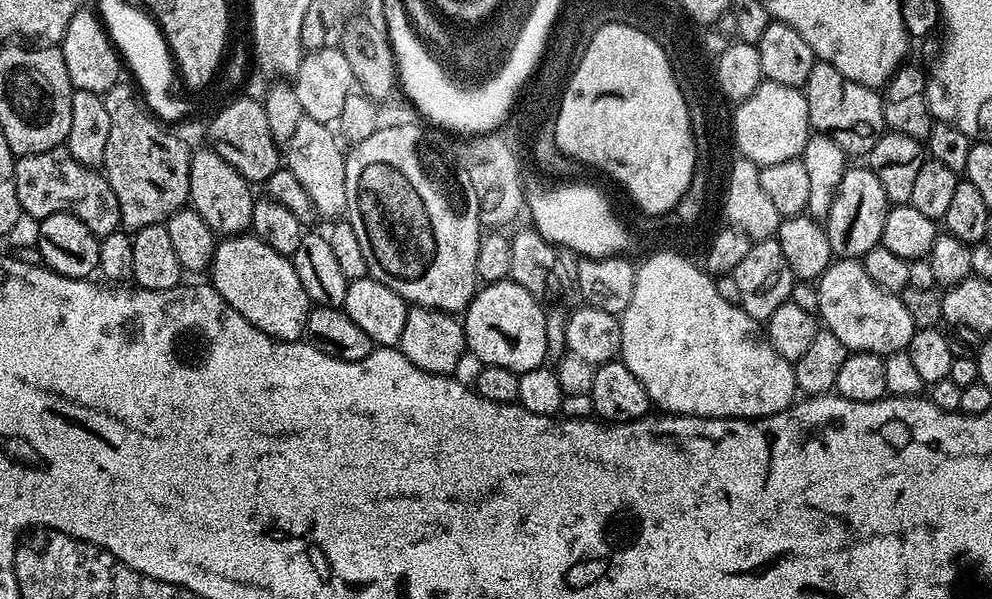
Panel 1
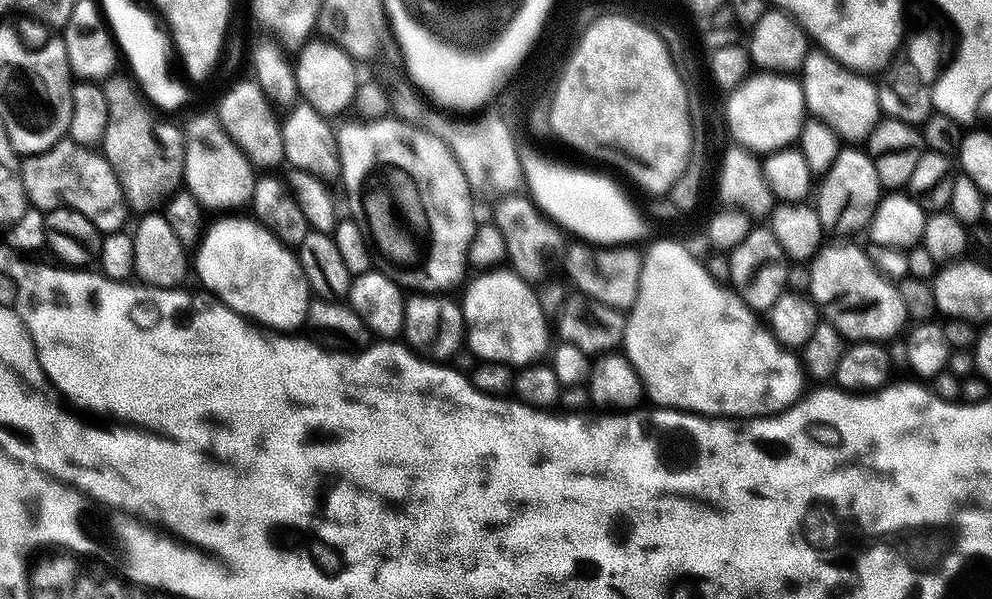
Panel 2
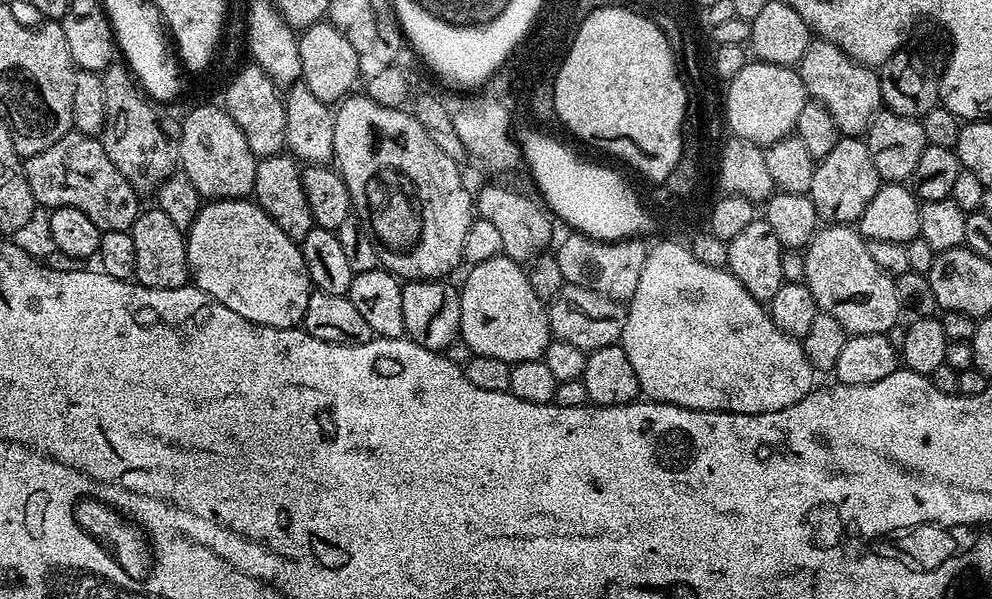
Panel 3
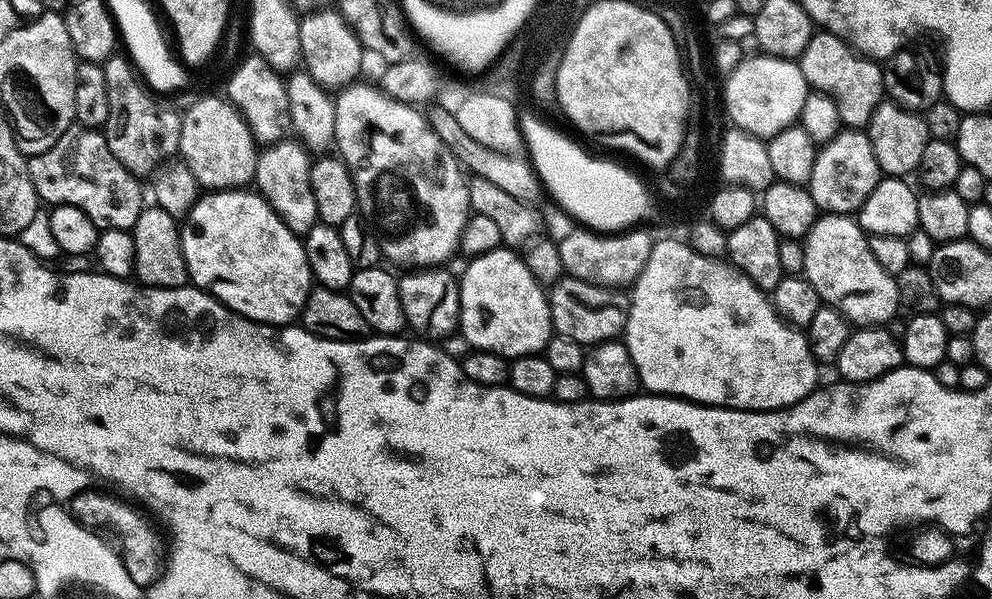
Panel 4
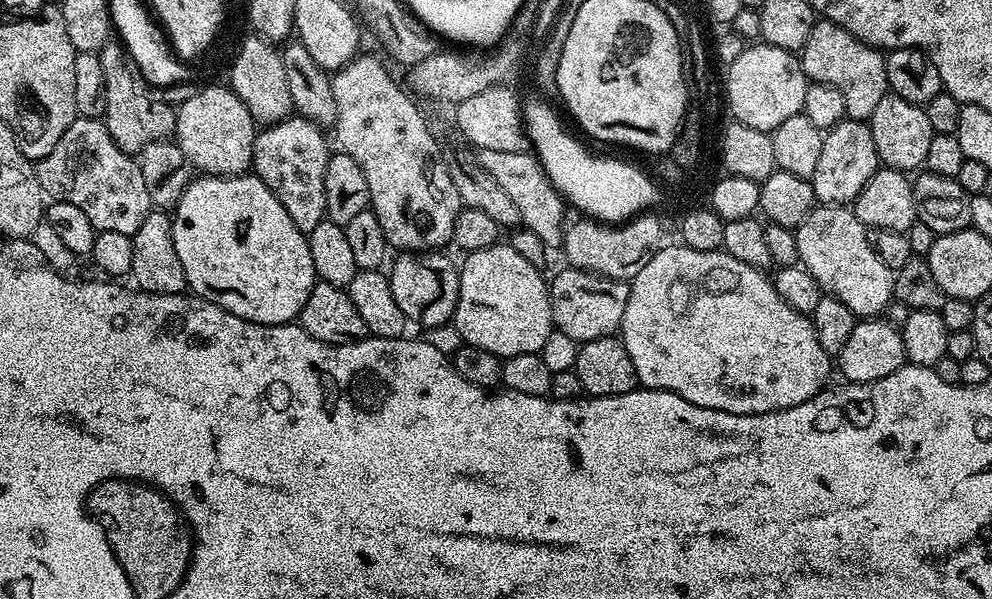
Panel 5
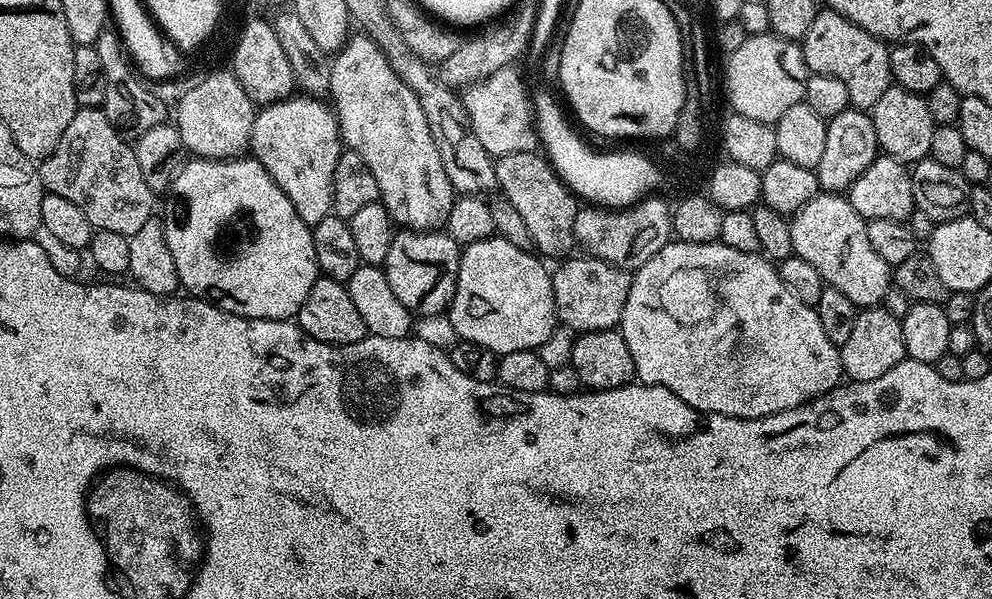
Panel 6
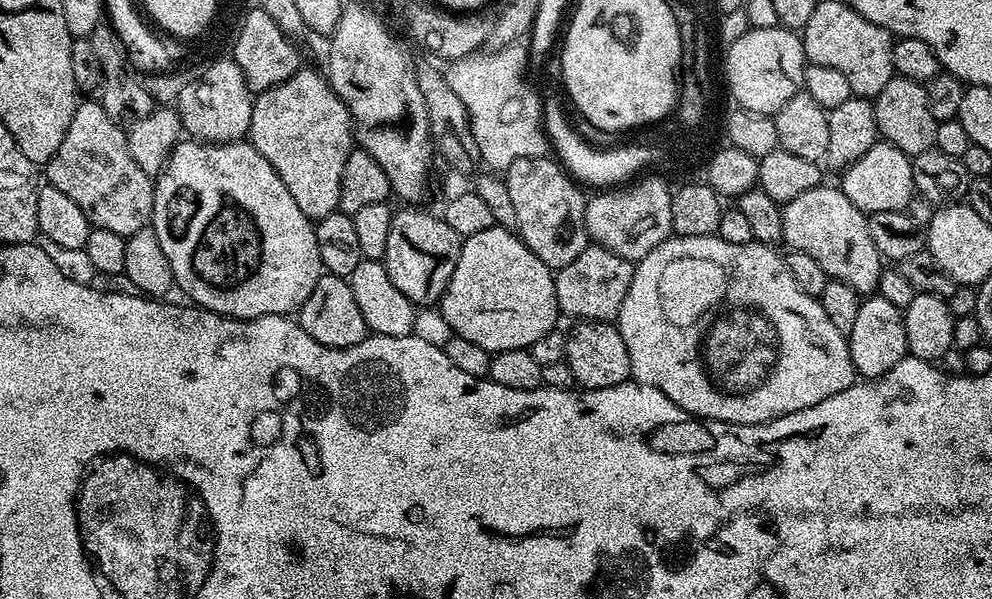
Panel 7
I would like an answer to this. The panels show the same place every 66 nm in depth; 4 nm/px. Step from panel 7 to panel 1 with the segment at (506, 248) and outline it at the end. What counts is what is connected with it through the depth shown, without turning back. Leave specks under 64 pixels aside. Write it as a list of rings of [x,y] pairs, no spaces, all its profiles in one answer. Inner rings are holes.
[[[511,278],[499,280],[496,284],[484,284],[473,296],[472,303],[462,316],[467,351],[478,354],[484,364],[506,366],[506,370],[514,370],[518,374],[541,367],[546,360],[547,346],[545,309],[540,304],[537,297],[518,286]]]

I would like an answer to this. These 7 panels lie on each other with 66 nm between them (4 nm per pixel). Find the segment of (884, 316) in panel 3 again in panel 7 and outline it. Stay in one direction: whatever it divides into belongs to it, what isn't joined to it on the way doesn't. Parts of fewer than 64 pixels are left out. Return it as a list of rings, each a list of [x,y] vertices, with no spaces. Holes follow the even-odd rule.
[[[821,186],[798,194],[782,208],[783,243],[789,249],[810,254],[822,270],[826,270],[829,280],[846,282],[854,291],[872,294],[877,291],[882,271],[882,257],[870,239],[868,216],[846,198],[839,187]]]

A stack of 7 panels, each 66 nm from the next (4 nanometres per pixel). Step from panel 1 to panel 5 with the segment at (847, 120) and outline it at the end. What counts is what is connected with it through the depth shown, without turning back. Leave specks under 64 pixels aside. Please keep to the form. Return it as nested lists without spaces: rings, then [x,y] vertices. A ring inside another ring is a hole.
[[[823,18],[817,19],[816,25],[810,30],[810,38],[806,38],[804,47],[798,53],[800,68],[809,81],[834,86],[834,90],[839,90],[846,102],[845,117],[865,122],[874,114],[878,102],[889,95],[884,57],[881,49],[863,44],[854,38],[854,34],[842,30],[842,26]]]

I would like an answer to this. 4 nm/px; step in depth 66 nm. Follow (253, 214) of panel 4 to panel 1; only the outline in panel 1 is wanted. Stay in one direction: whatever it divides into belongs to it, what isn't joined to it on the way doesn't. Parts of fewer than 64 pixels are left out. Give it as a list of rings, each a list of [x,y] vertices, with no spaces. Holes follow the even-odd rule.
[[[241,234],[221,239],[210,265],[211,287],[224,299],[227,307],[238,310],[259,332],[276,340],[296,342],[308,327],[310,301],[291,259],[266,246],[256,236]]]

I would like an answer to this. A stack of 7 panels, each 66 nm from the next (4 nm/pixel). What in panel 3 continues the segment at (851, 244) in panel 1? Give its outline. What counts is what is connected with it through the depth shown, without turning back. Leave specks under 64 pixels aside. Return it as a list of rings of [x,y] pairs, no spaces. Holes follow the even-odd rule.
[[[842,138],[836,143],[834,150],[830,150],[830,154],[826,154],[823,160],[817,163],[810,193],[814,202],[814,210],[820,215],[821,221],[825,225],[855,225],[862,218],[866,206],[870,206],[874,194],[878,194],[881,184],[882,181],[878,170],[874,170],[874,158],[870,158],[870,150],[868,149],[867,143],[860,138]]]

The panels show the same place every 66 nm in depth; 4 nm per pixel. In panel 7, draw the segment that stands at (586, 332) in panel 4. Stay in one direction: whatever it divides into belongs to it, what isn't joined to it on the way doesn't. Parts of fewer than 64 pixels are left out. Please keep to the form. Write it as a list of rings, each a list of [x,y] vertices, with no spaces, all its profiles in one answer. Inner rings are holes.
[[[589,243],[588,247],[566,266],[555,273],[555,297],[558,298],[561,313],[579,321],[615,321],[625,301],[626,291],[634,278],[633,261],[622,258],[600,244]]]

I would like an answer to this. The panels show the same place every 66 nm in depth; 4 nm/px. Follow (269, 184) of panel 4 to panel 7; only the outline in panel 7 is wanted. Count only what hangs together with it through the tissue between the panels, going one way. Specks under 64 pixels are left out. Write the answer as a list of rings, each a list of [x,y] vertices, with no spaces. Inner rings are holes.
[[[301,67],[286,82],[253,99],[247,139],[274,166],[298,210],[315,222],[337,211],[342,194],[342,170],[354,147],[354,125],[348,108],[329,84],[327,75]]]

